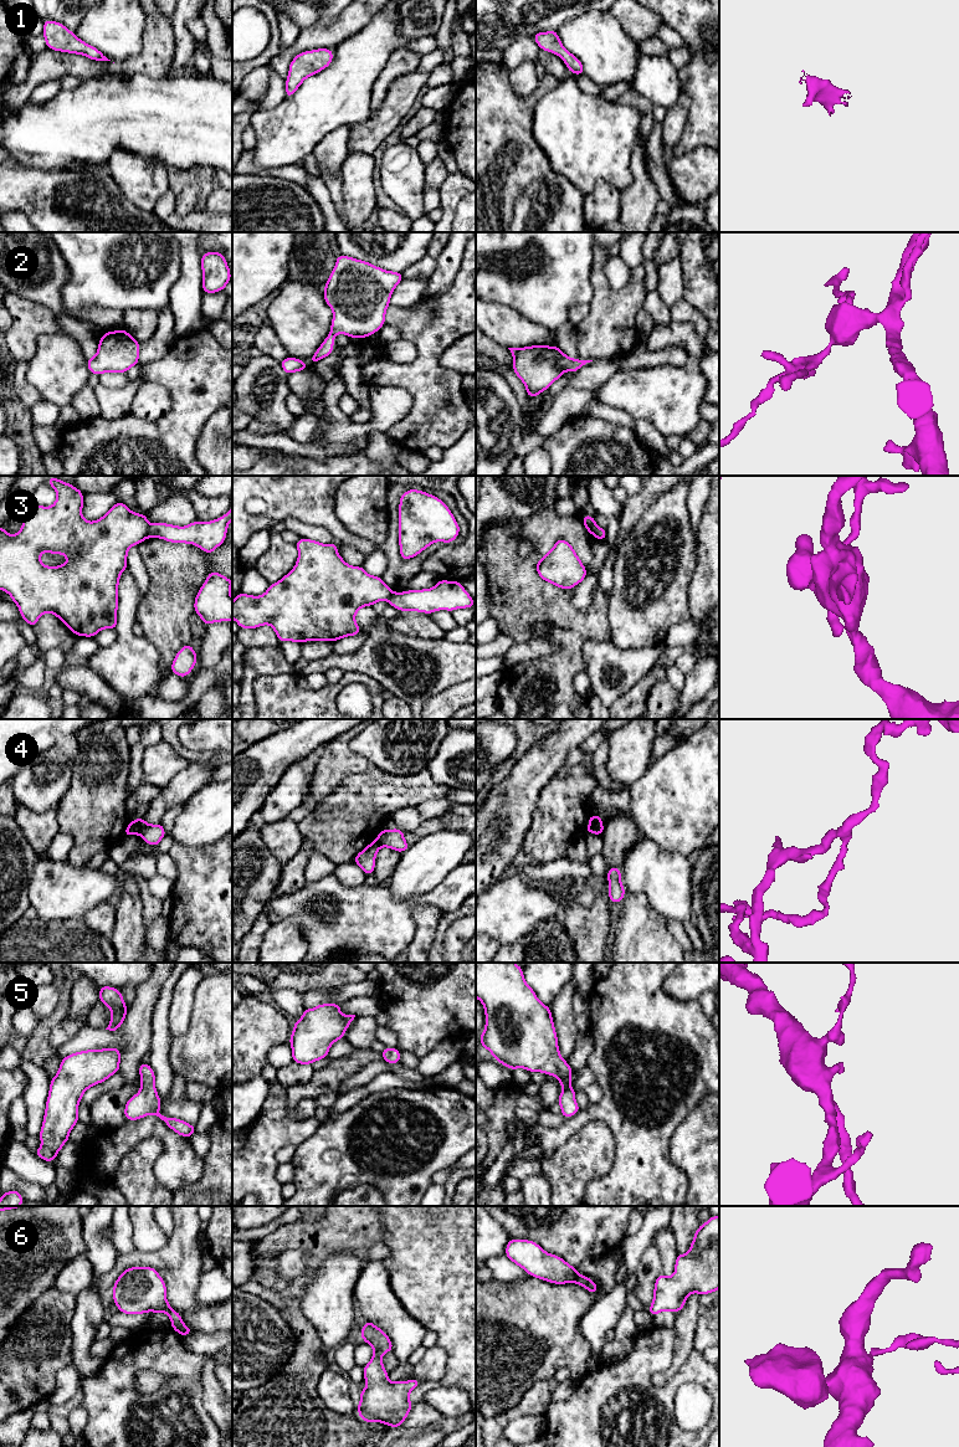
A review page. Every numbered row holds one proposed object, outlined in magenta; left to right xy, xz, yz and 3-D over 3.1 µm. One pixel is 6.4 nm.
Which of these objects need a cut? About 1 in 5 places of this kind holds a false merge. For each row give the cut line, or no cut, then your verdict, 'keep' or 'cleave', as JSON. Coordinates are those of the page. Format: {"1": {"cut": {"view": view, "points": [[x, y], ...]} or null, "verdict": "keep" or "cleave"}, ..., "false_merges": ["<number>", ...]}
{"1": {"cut": null, "verdict": "keep"}, "2": {"cut": null, "verdict": "keep"}, "3": {"cut": {"view": "xy", "points": [[149, 524], [147, 537]]}, "verdict": "cleave"}, "4": {"cut": {"view": "xy", "points": [[134, 820], [137, 832]]}, "verdict": "cleave"}, "5": {"cut": null, "verdict": "keep"}, "6": {"cut": null, "verdict": "keep"}, "false_merges": ["3", "4"]}

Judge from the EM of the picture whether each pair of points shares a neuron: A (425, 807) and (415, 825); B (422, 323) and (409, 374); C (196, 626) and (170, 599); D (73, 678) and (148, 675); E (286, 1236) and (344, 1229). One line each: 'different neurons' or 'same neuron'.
A: different neurons
B: same neuron
C: different neurons
D: different neurons
E: same neuron

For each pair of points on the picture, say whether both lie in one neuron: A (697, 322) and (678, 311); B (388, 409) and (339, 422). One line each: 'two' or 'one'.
A: one
B: one

